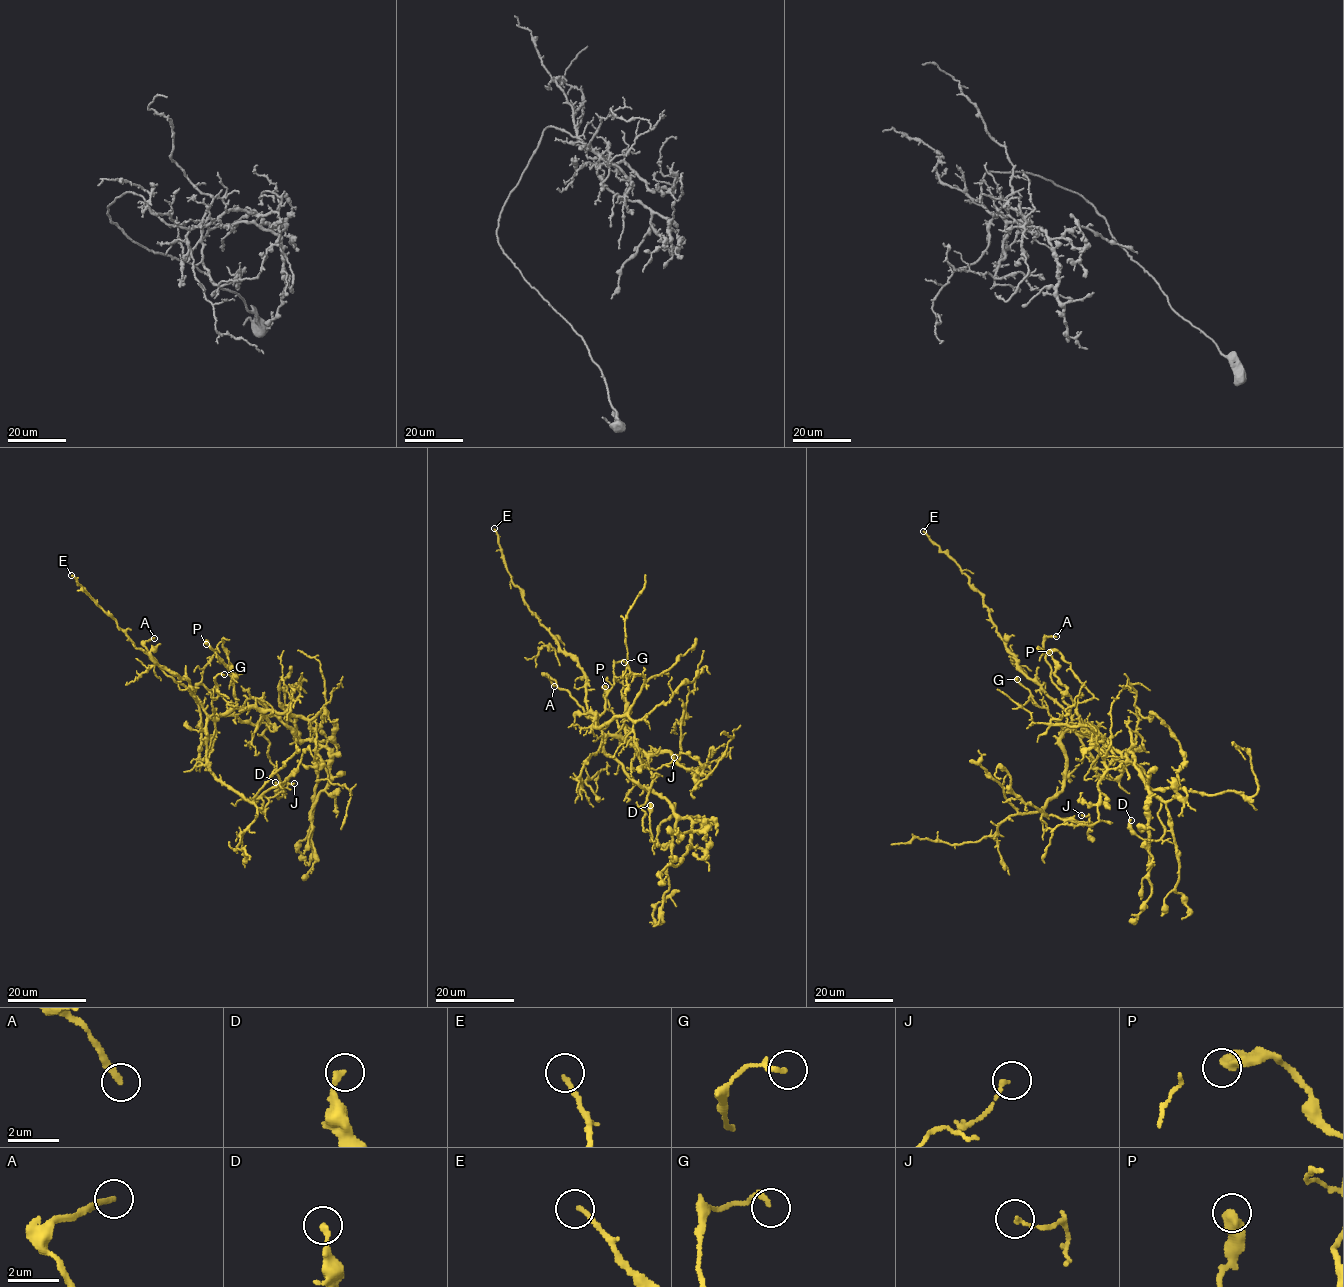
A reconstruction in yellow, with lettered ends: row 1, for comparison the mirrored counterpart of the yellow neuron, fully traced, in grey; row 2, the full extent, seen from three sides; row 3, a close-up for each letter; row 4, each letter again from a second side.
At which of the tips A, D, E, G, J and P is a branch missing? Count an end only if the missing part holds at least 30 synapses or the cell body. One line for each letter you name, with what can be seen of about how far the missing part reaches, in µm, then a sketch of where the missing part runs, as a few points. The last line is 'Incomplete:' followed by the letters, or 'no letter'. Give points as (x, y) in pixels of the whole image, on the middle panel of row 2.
A: missing 140 µm
Incomplete: A

